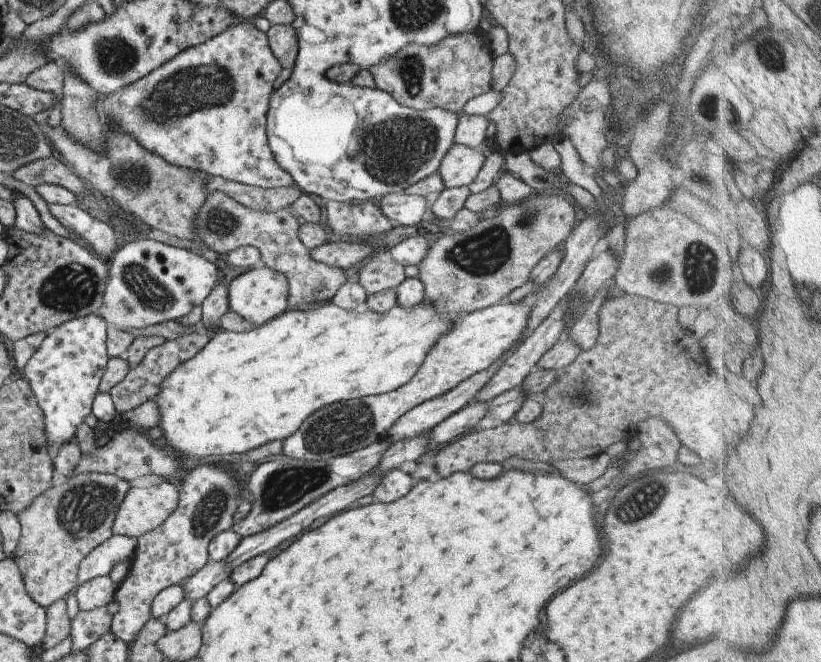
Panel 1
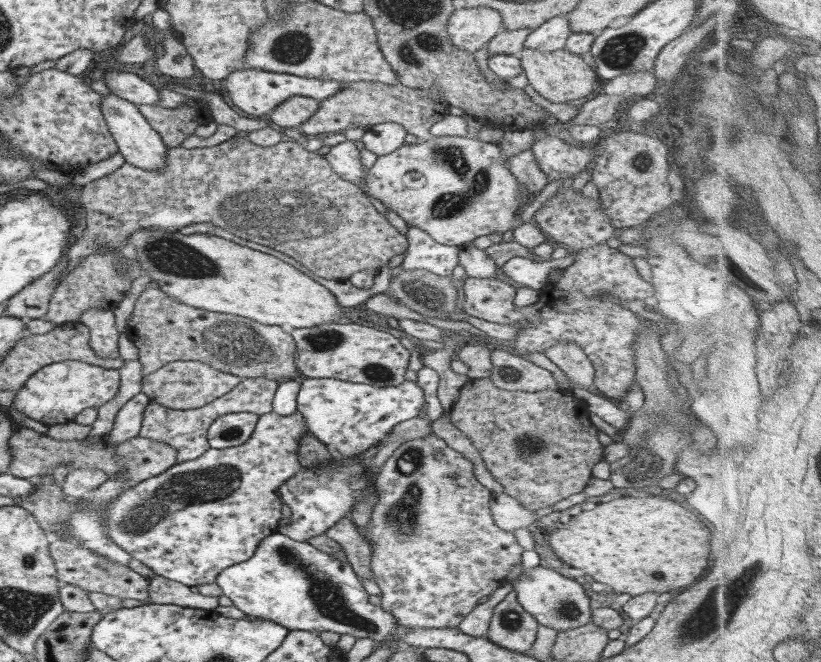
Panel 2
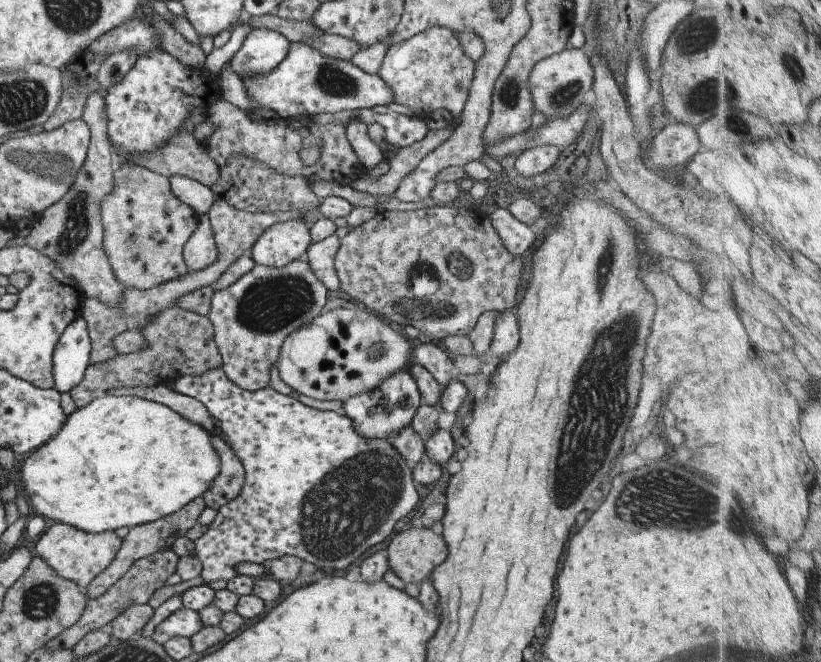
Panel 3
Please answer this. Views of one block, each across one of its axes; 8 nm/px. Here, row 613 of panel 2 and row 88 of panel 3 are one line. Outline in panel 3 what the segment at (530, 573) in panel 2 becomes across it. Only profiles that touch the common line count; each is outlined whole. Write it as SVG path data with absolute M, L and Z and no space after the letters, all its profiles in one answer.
M565 48L558 54L537 62L526 79L532 108L547 121L569 116L590 97L593 75L592 66L581 48Z

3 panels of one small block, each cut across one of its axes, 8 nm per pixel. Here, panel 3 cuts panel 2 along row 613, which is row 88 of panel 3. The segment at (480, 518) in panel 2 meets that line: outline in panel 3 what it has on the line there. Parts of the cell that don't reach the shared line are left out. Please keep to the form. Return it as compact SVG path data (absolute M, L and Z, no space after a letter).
M432 27L408 40L393 43L387 50L377 75L379 79L390 89L392 102L406 106L413 117L419 119L429 117L432 111L444 111L450 117L446 125L449 130L456 128L457 117L462 112L463 105L467 101L468 91L474 76L475 61L471 61L458 40L457 34L444 27Z

